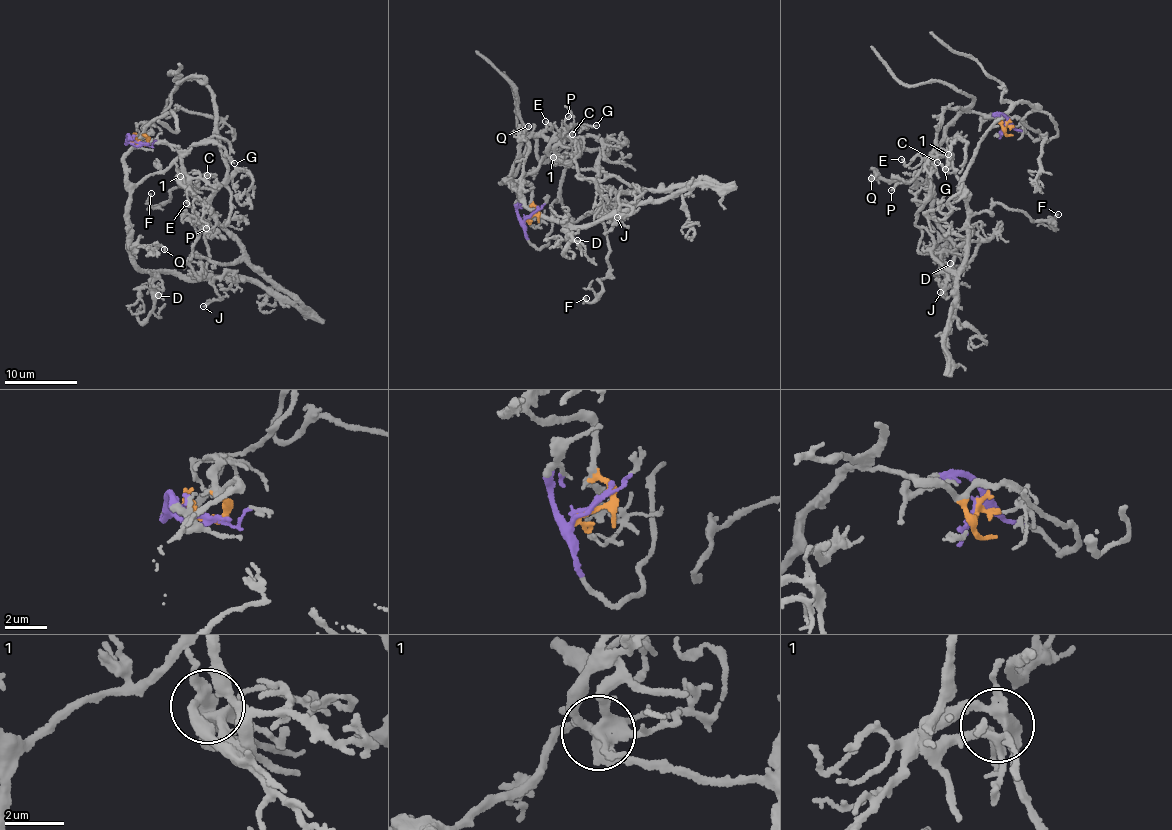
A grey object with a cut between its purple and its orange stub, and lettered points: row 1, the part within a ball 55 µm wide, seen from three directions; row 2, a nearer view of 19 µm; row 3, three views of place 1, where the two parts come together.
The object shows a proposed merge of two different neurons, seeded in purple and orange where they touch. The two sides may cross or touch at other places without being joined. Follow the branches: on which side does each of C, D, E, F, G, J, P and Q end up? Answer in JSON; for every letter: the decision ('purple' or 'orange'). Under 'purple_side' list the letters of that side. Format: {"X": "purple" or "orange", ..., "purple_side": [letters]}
{"C": "orange", "D": "orange", "E": "purple", "F": "purple", "G": "orange", "J": "orange", "P": "purple", "Q": "orange", "purple_side": ["E", "F", "P"]}

